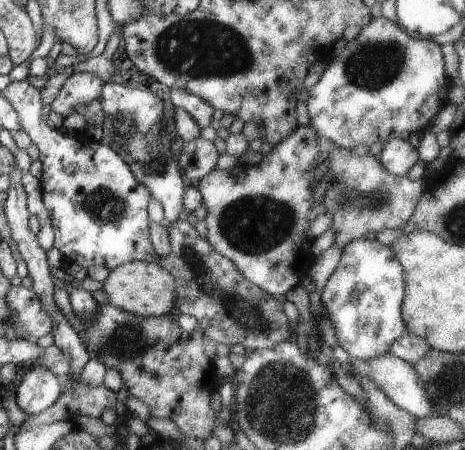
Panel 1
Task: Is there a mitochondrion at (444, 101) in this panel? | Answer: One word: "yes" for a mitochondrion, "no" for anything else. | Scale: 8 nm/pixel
no

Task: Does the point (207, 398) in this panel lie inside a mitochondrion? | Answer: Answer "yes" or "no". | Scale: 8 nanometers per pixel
no

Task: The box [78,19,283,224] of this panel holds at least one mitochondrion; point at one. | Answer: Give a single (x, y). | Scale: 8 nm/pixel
(146, 155)

